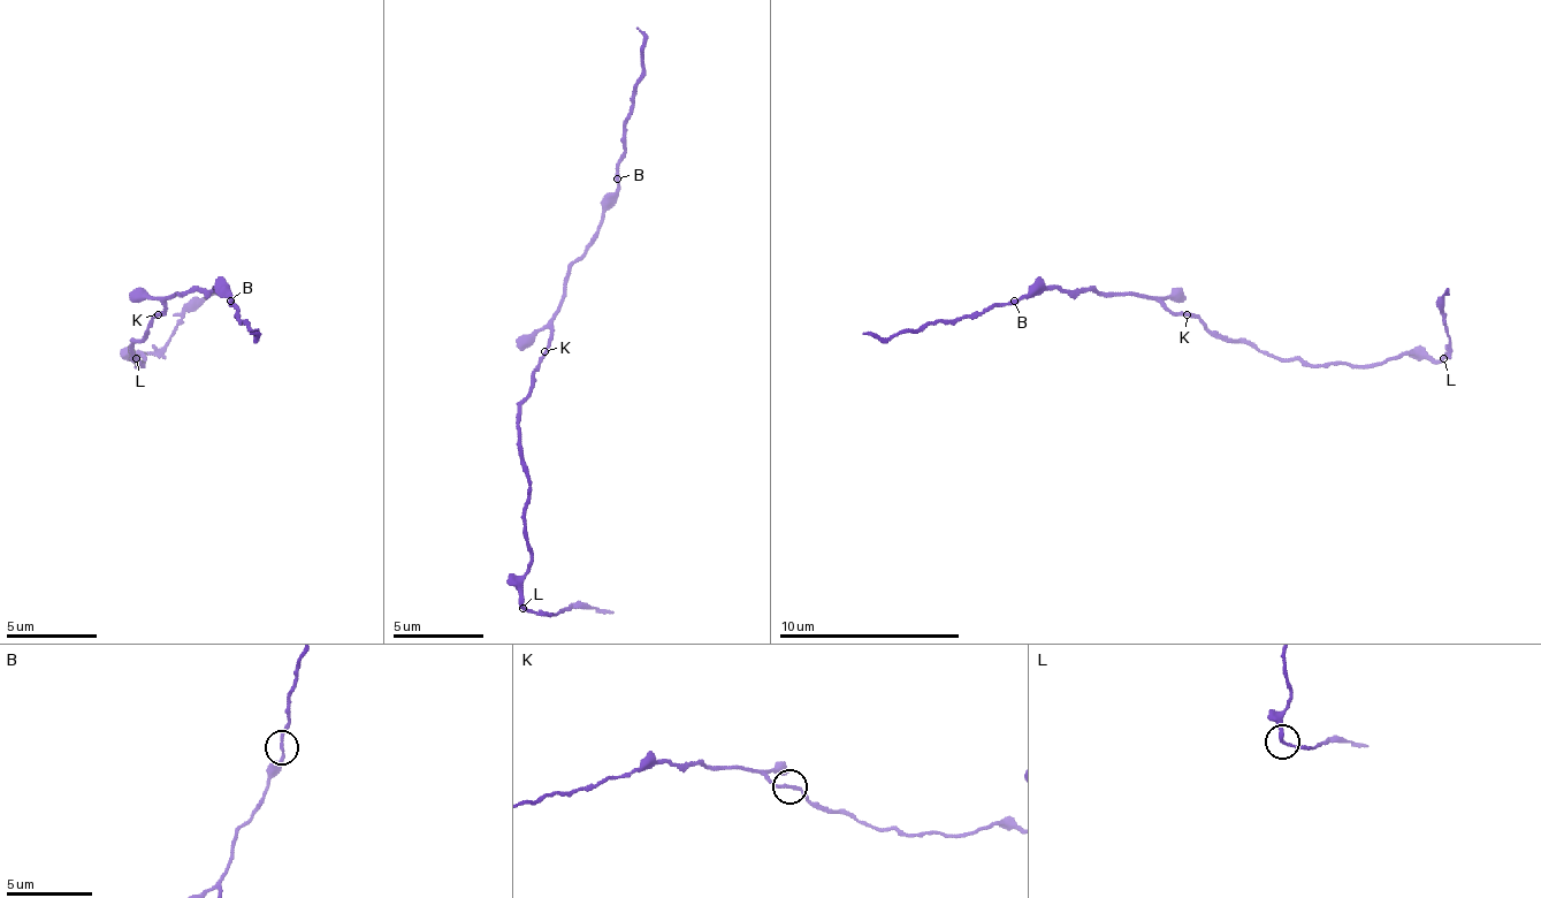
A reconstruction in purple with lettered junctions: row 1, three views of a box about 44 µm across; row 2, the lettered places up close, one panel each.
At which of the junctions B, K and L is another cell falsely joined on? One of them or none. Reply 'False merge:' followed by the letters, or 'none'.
False merge: L

